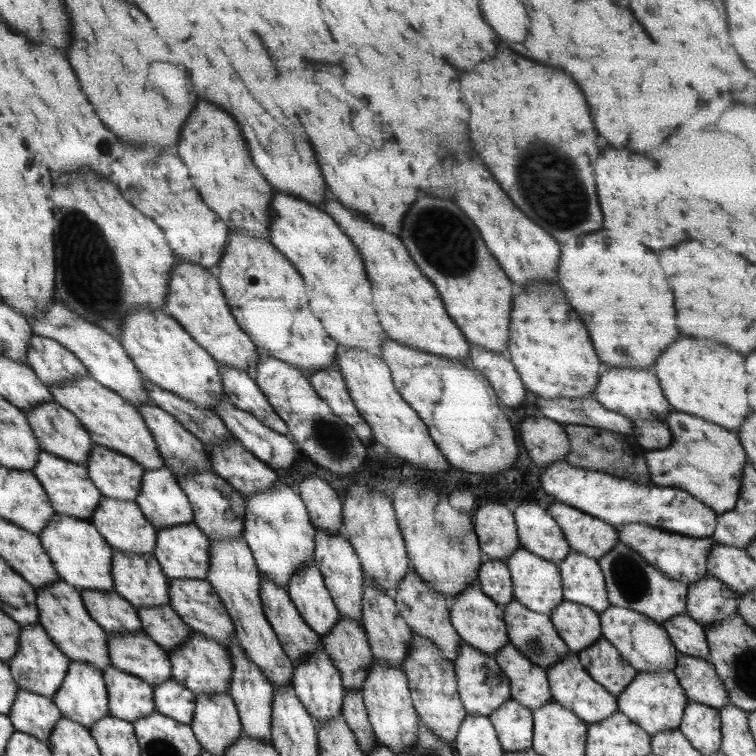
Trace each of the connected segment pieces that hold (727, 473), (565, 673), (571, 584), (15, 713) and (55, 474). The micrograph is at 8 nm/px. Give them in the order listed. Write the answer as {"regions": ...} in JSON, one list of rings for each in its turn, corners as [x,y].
{"regions":[[[[672,409],[666,415],[665,424],[672,438],[669,446],[663,450],[648,450],[642,456],[651,484],[684,490],[716,516],[734,510],[747,461],[737,435],[702,418]]],[[[571,653],[559,662],[555,662],[546,670],[546,675],[552,700],[573,712],[586,725],[609,718],[618,711],[616,697],[609,694],[585,672],[577,655]]],[[[570,551],[557,568],[563,600],[587,606],[598,615],[610,605],[603,574],[595,559]]],[[[18,687],[8,717],[15,732],[29,734],[47,744],[53,727],[62,716],[52,699]]],[[[43,450],[39,451],[37,464],[32,468],[33,476],[41,483],[48,496],[50,506],[57,515],[64,515],[73,519],[87,521],[93,517],[102,494],[89,480],[88,470],[84,465],[73,464],[62,458],[57,458]]]]}

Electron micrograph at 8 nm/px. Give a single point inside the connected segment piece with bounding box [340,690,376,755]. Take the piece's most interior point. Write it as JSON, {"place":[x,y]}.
{"place":[353,712]}

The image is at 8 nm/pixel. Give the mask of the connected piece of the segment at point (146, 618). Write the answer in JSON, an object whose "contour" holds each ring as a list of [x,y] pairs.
{"contour":[[[167,604],[165,606],[138,606],[137,616],[141,621],[142,632],[157,644],[165,653],[175,651],[181,643],[192,634],[175,611]]]}

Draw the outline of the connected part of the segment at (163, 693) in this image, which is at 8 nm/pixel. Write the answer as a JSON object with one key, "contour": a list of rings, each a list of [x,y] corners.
{"contour":[[[173,680],[158,683],[152,690],[154,710],[181,724],[189,725],[195,708],[195,695]]]}

